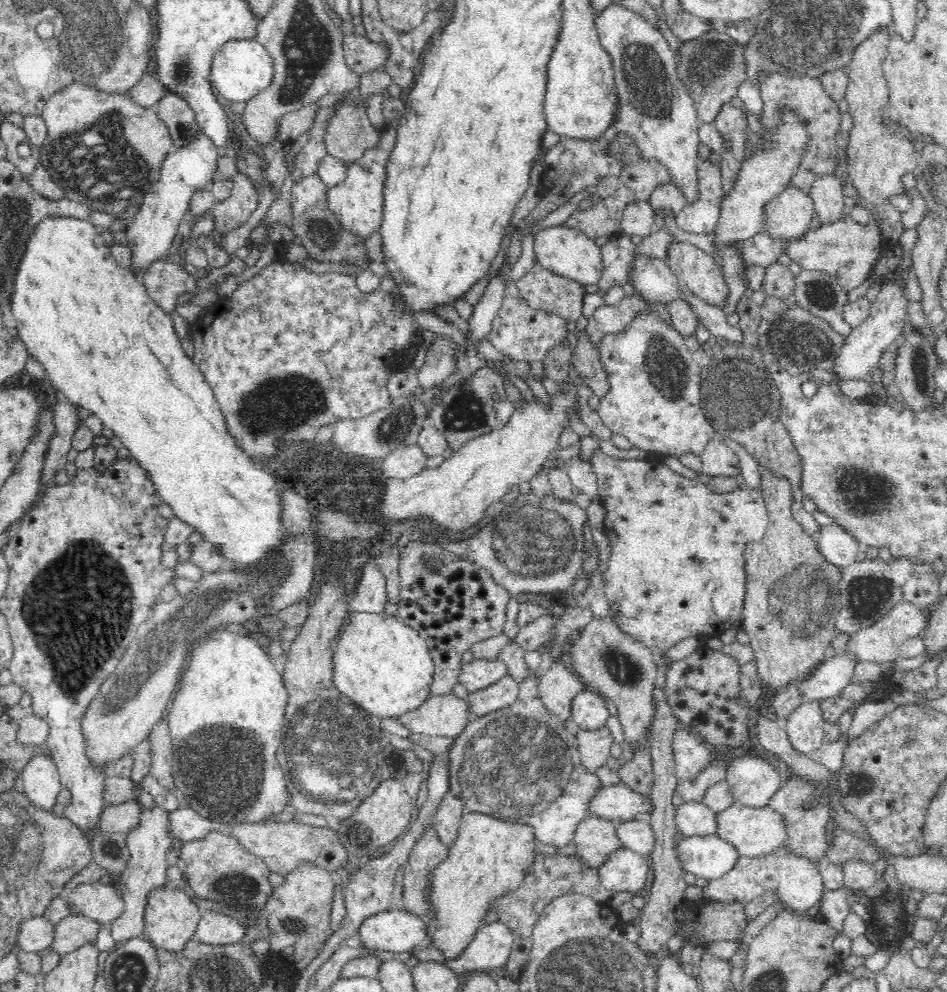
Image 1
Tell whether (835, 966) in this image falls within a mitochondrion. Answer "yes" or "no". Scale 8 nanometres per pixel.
no

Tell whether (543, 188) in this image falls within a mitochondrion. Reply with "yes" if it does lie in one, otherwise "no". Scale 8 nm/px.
no

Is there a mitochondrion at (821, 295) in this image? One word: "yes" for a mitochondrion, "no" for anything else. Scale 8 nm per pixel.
yes

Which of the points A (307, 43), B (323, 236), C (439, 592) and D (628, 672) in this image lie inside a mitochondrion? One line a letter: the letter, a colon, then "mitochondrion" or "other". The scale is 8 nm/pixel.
A: mitochondrion
B: mitochondrion
C: other
D: mitochondrion

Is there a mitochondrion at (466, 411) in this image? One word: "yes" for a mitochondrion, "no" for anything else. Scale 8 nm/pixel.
yes

